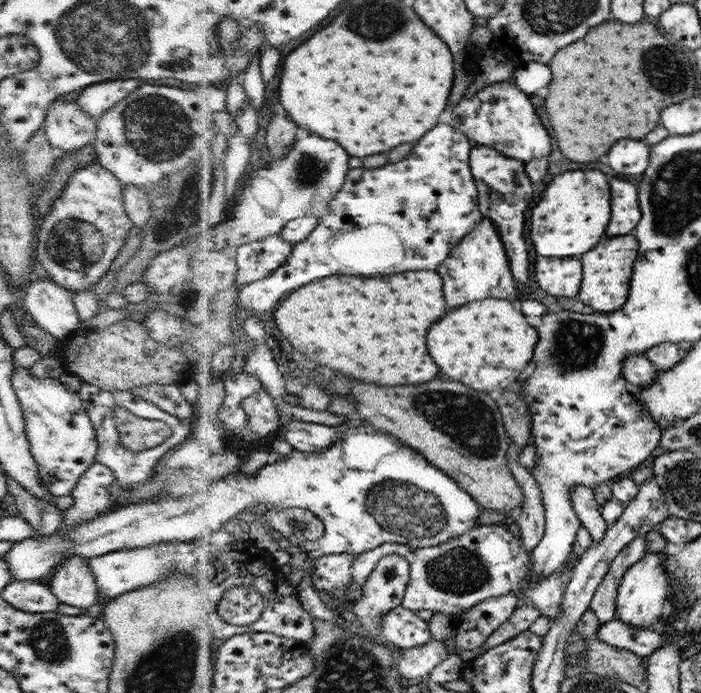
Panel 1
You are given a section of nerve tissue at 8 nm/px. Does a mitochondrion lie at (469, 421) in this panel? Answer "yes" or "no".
yes

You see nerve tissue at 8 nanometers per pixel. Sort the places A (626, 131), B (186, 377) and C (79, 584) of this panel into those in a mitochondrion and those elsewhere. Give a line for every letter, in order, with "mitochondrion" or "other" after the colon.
A: other
B: other
C: other

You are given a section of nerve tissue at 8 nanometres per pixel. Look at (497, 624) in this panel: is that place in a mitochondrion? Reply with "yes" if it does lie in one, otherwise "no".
no

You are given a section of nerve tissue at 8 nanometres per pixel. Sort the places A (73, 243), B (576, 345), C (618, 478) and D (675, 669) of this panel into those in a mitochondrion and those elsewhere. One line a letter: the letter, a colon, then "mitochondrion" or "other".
A: mitochondrion
B: mitochondrion
C: other
D: other

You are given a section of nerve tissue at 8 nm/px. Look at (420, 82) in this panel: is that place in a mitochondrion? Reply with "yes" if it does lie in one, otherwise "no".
no

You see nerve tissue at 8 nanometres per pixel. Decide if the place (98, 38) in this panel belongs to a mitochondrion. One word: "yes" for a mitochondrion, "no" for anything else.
yes

